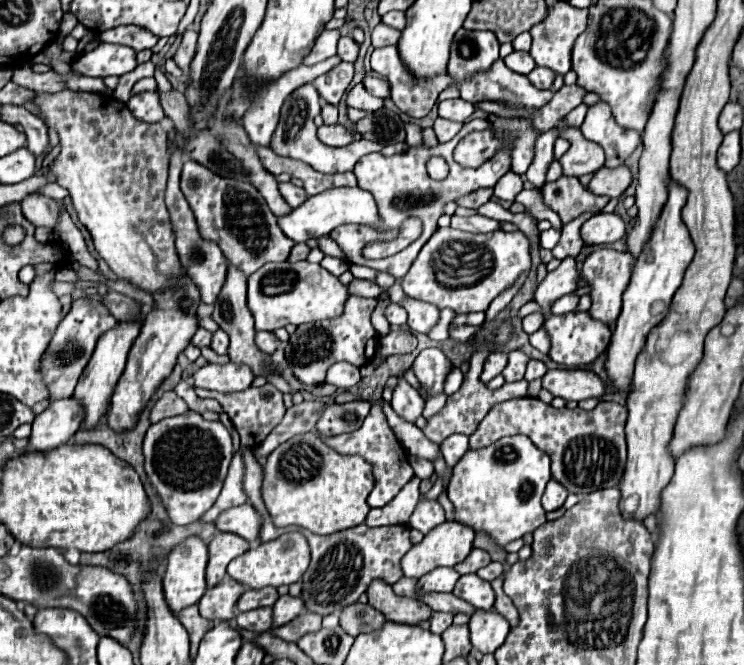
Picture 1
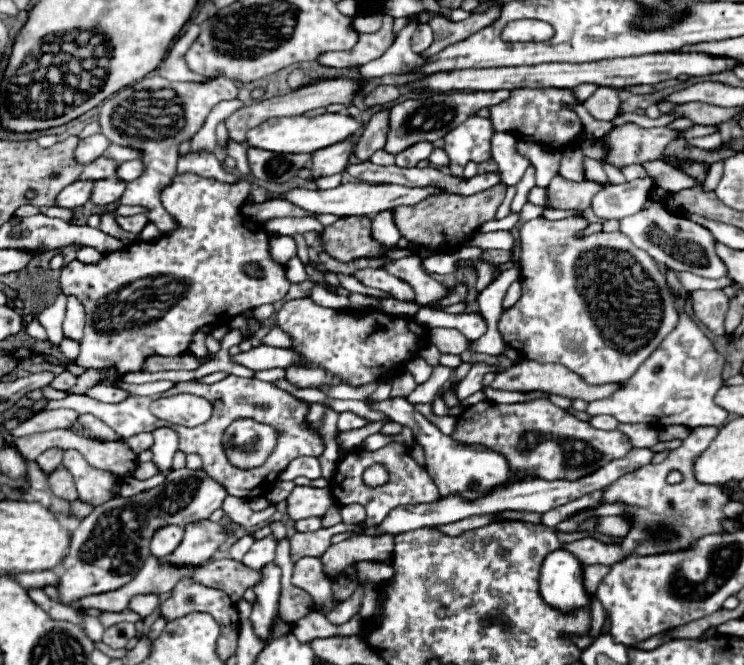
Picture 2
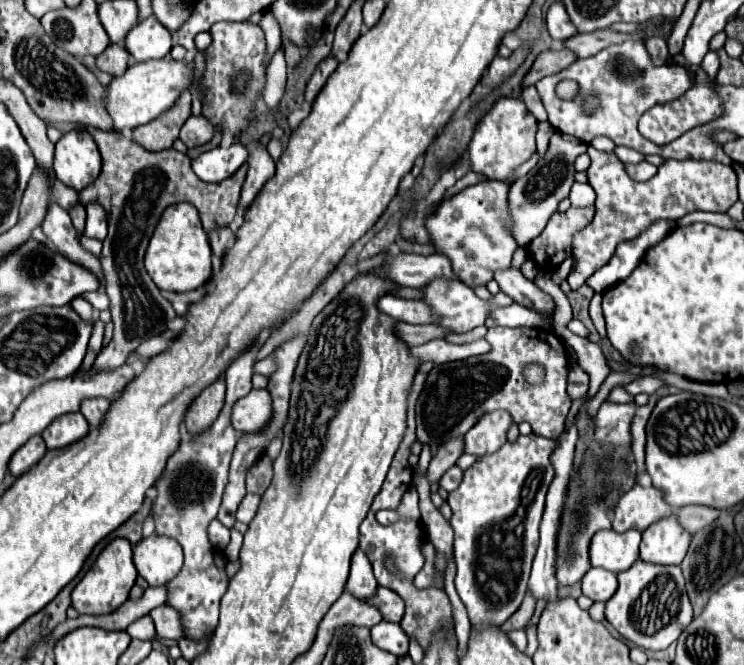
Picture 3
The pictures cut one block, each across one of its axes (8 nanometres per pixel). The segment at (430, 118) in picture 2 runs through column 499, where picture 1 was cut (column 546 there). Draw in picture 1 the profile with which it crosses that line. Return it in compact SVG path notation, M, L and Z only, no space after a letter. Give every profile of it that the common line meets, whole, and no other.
M498 60L486 74L472 76L472 80L460 84L460 96L466 102L508 102L524 108L540 108L552 100L552 92L540 92L532 88L526 76L520 76Z

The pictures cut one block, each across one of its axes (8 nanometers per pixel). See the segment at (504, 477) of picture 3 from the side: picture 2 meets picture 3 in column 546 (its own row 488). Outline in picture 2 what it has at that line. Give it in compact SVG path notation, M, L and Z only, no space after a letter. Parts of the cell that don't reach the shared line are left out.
M388 398L384 402L378 402L372 406L372 410L388 414L394 422L412 428L416 442L424 448L426 456L426 470L434 484L438 486L442 496L448 496L450 492L460 492L468 500L474 500L486 492L490 492L496 484L514 482L516 476L510 472L506 458L498 456L496 452L490 452L488 448L482 448L480 444L462 444L454 442L450 436L442 434L430 420L426 420L420 412L416 412L404 398Z

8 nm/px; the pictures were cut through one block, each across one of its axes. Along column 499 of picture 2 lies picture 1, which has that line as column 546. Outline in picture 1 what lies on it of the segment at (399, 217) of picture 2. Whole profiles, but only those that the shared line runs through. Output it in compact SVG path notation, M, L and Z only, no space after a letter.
M562 176L556 182L544 184L544 204L554 210L562 224L572 222L574 218L586 214L586 212L600 212L610 198L608 196L596 196L584 188L578 178Z

